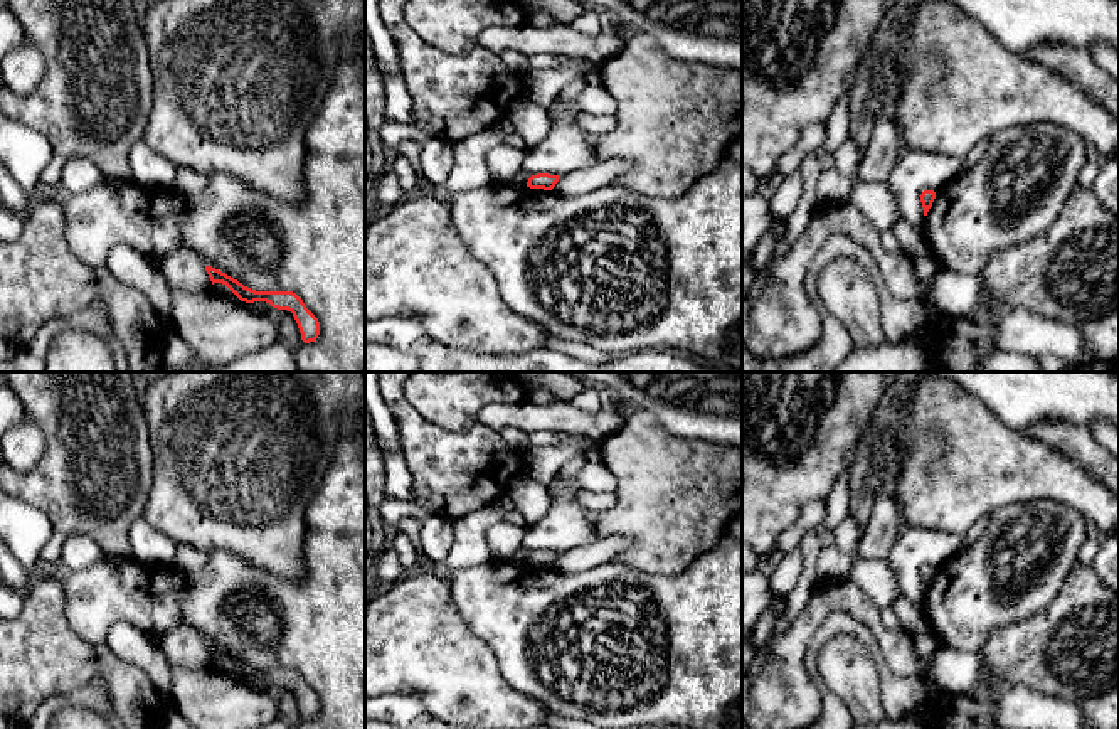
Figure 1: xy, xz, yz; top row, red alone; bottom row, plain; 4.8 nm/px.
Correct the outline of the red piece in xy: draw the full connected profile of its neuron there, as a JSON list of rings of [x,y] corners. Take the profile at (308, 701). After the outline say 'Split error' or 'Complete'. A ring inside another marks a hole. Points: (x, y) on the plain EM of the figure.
[[[205,643],[205,648],[212,662],[214,660],[225,662],[241,678],[246,678],[246,680],[266,678],[273,685],[291,689],[298,700],[301,717],[305,721],[315,719],[318,716],[320,699],[306,685],[306,682],[296,670],[293,668],[256,668],[212,643]]]. Complete

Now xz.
[[[518,549],[508,561],[527,562],[530,566],[552,567],[559,559],[559,556],[560,552],[549,552],[549,551],[530,552],[525,549]]]. Split error

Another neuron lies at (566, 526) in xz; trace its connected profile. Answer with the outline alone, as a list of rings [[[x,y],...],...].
[[[557,475],[549,487],[555,492],[552,505],[544,519],[523,527],[520,549],[562,554],[592,544],[596,517],[575,502],[575,493],[581,490],[575,482]]]

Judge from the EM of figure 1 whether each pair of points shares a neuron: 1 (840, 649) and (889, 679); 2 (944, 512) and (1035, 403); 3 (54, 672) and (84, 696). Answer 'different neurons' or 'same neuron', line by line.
1: different neurons
2: different neurons
3: different neurons

